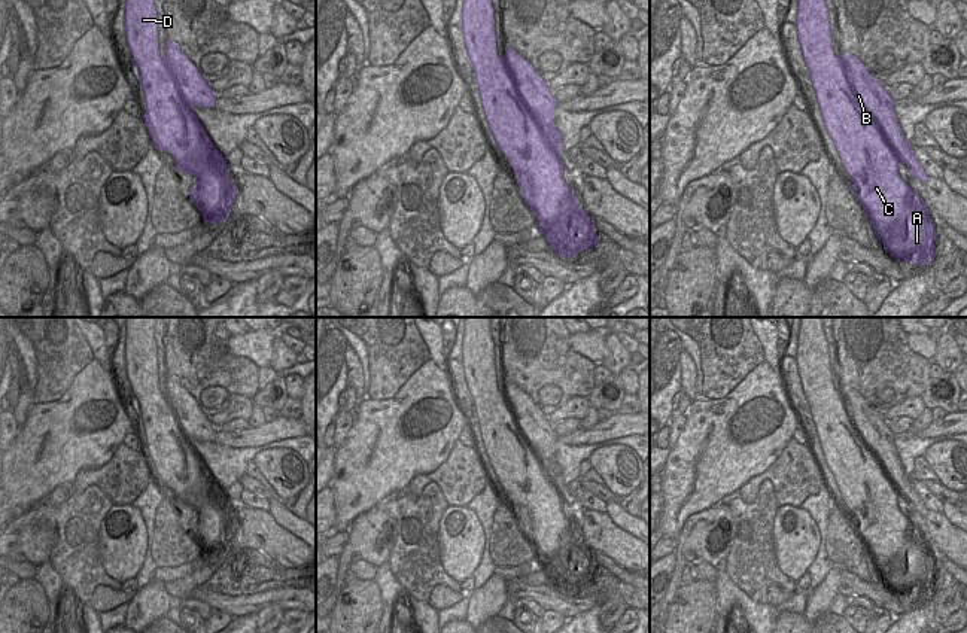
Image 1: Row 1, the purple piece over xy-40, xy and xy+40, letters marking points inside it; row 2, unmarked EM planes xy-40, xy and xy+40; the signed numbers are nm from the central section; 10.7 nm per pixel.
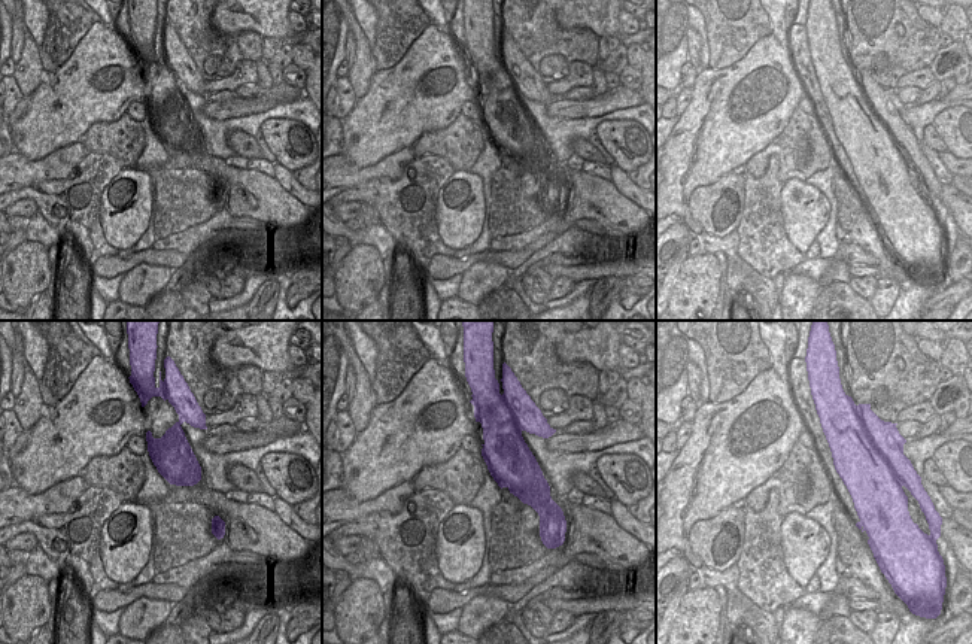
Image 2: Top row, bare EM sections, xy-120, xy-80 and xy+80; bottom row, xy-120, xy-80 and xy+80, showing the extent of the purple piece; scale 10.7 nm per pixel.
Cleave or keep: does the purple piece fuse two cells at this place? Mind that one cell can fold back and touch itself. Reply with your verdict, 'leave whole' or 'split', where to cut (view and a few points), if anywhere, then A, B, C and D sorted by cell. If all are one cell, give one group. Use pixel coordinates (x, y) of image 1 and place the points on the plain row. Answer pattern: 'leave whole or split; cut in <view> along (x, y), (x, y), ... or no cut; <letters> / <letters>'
leave whole; no cut; A B C D

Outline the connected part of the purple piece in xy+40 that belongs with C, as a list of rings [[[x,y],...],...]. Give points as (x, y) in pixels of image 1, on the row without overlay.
[[[800,317],[796,360],[825,462],[854,515],[849,523],[857,524],[876,570],[893,591],[928,600],[936,587],[936,560],[924,535],[900,511],[898,499],[906,496],[922,517],[928,509],[901,466],[895,435],[857,390],[845,384],[840,392],[834,389],[821,317]]]

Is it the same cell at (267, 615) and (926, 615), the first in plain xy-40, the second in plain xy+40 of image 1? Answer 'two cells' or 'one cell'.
two cells

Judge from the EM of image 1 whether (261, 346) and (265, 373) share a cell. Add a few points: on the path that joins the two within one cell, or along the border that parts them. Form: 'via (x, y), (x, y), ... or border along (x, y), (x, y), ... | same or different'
border along (268, 365), (260, 368) | different

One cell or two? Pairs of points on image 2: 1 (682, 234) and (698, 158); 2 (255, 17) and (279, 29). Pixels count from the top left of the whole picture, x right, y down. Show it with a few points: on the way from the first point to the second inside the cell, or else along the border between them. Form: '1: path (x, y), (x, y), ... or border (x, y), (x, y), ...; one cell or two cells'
1: border (682, 219), (692, 233); two cells
2: path (261, 17), (267, 17), (273, 23); one cell

